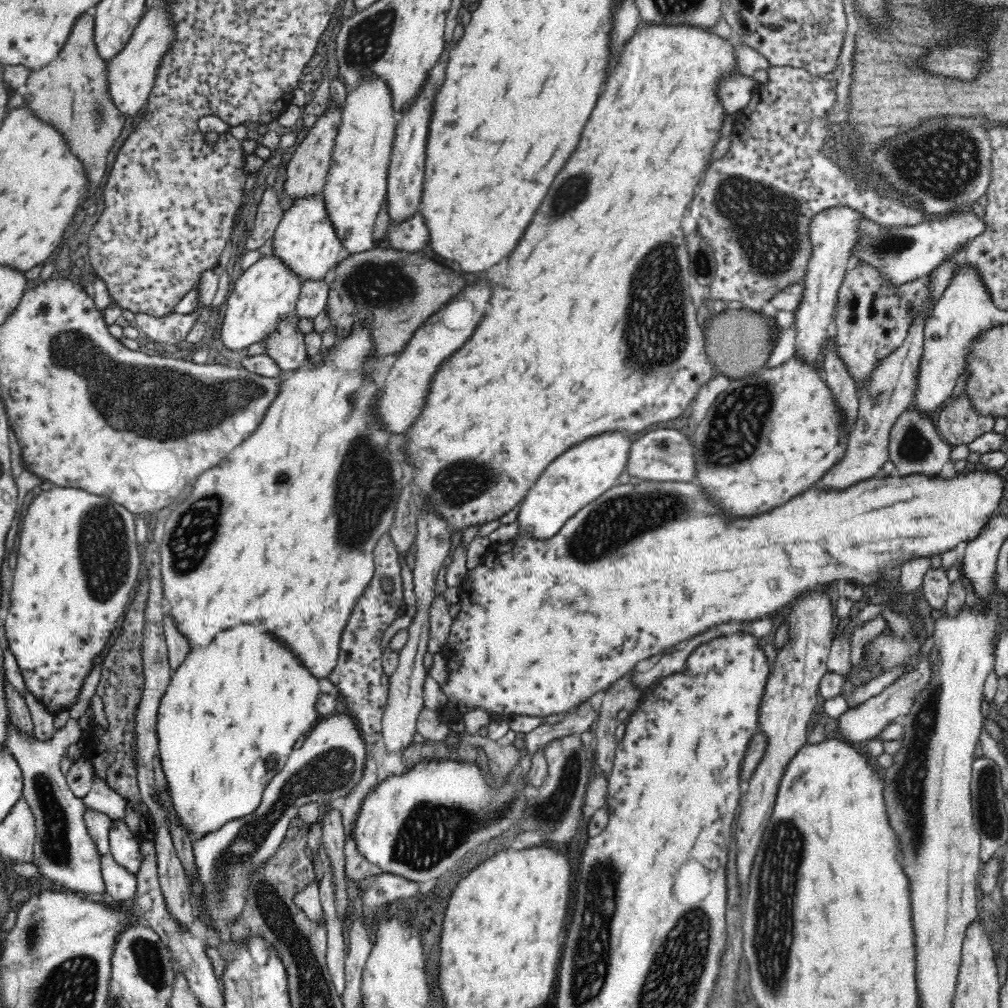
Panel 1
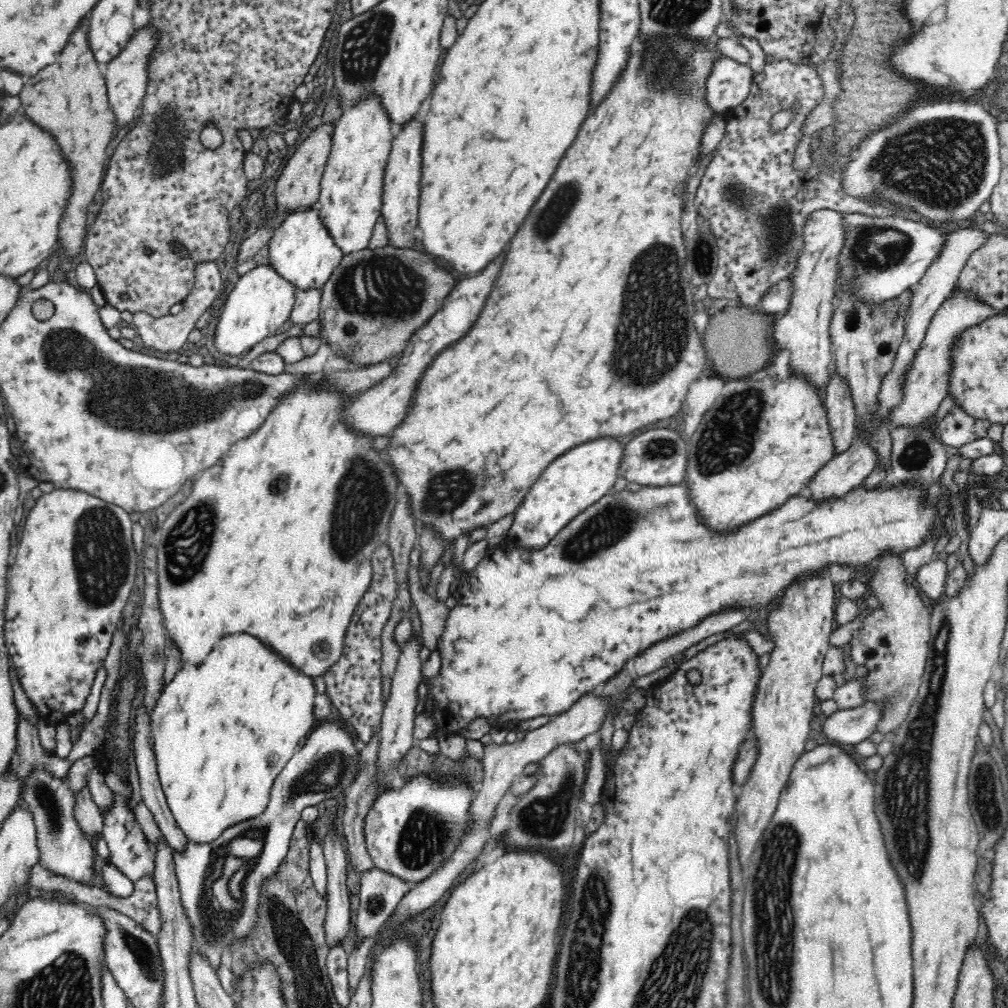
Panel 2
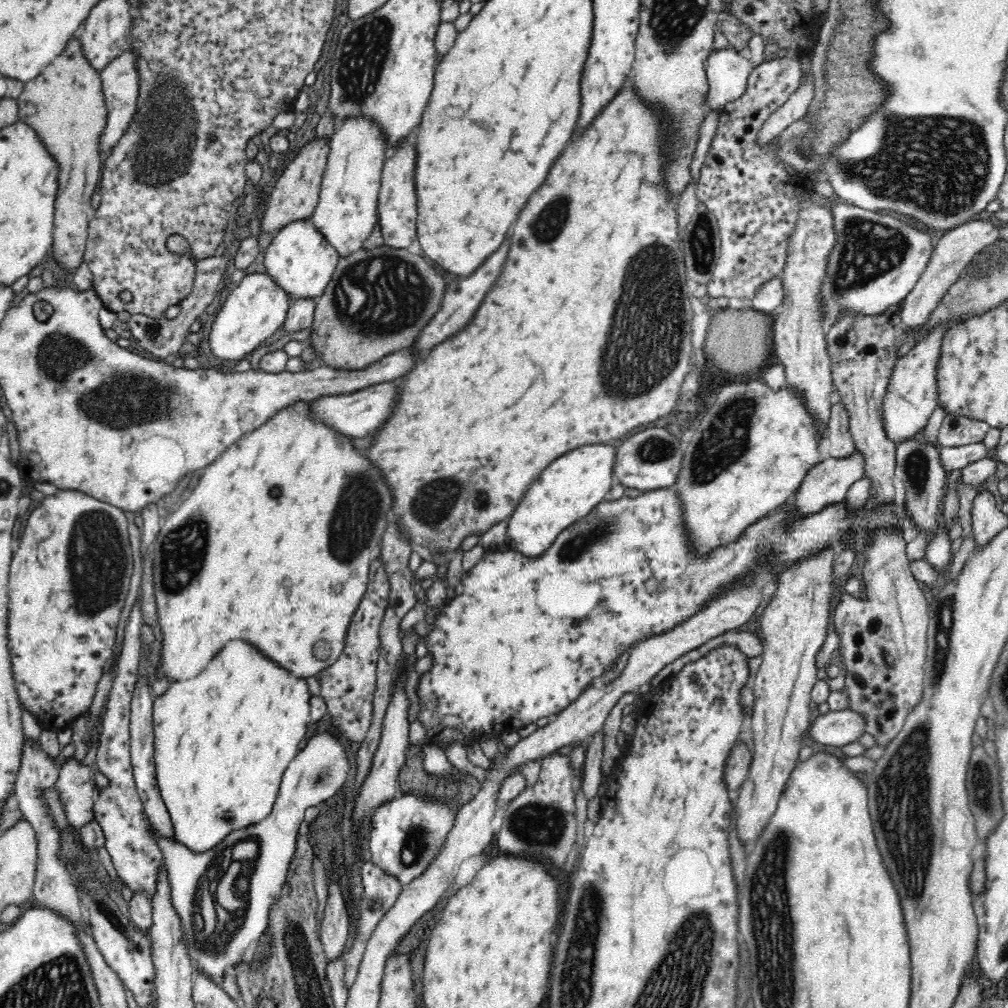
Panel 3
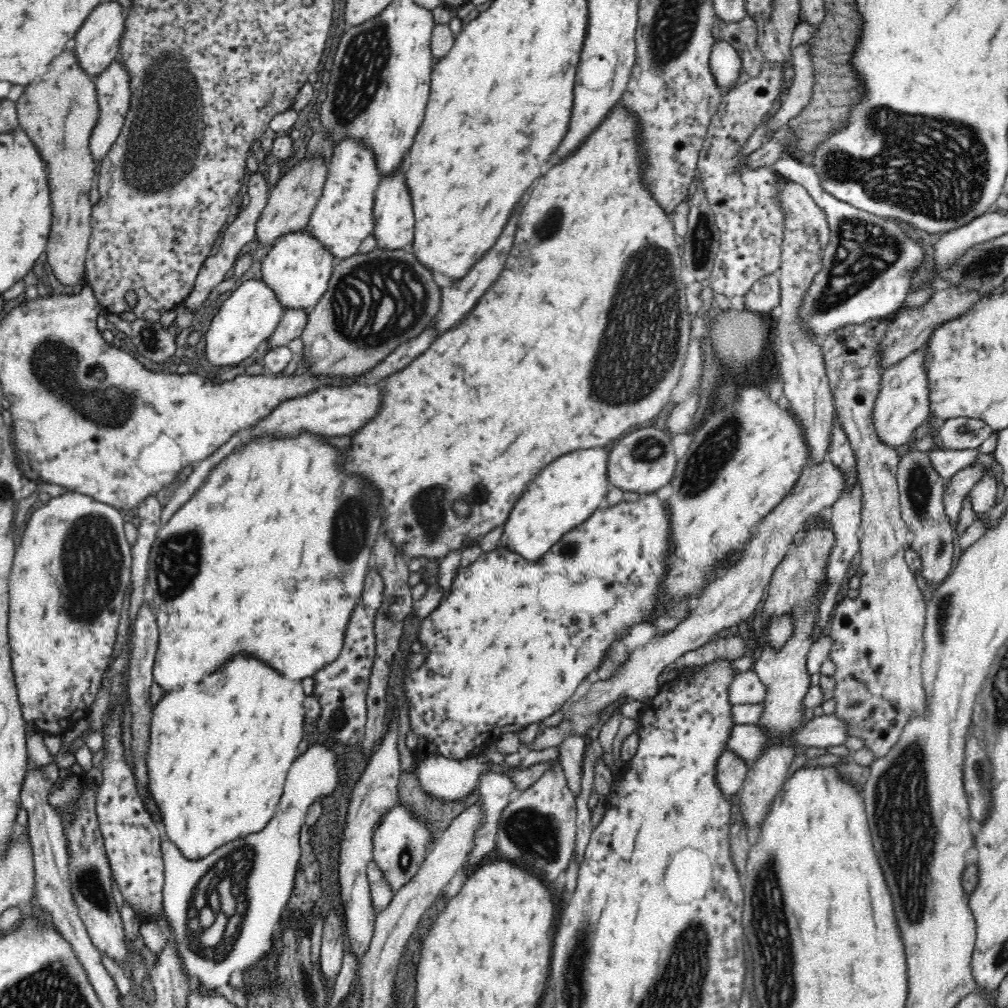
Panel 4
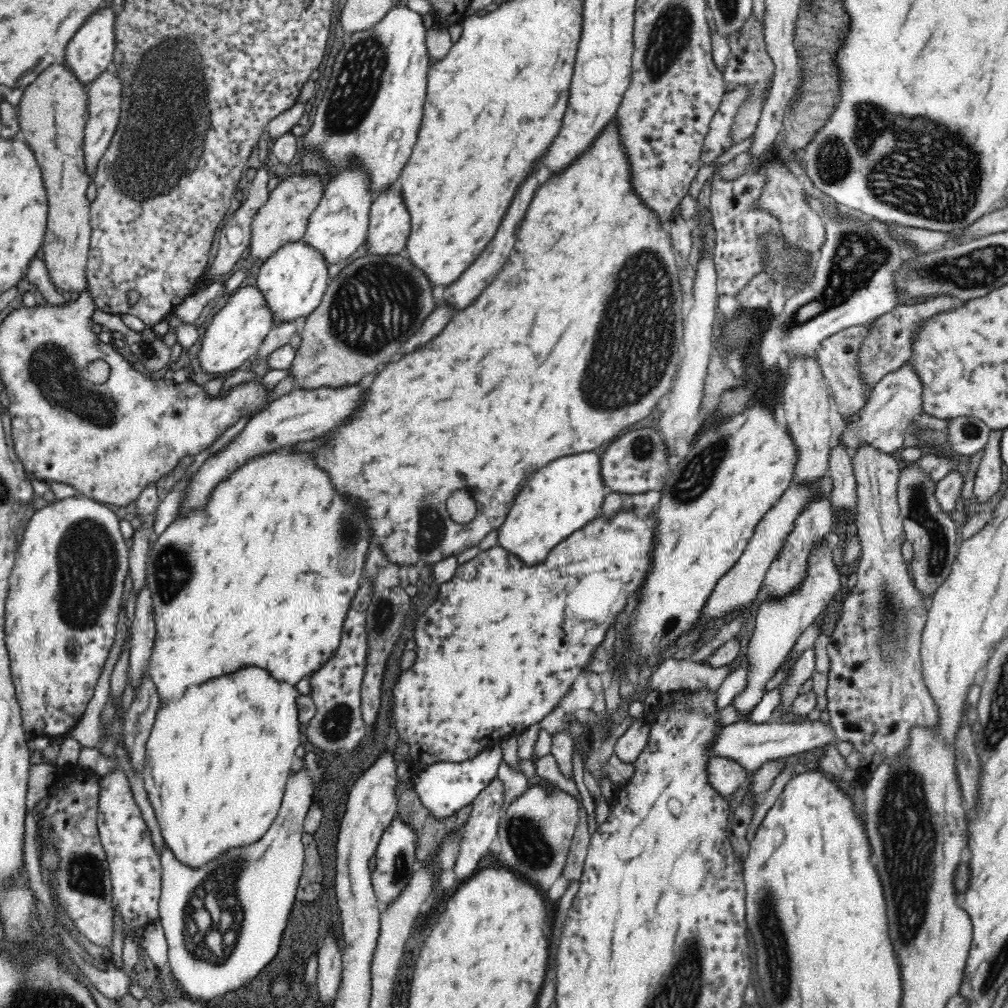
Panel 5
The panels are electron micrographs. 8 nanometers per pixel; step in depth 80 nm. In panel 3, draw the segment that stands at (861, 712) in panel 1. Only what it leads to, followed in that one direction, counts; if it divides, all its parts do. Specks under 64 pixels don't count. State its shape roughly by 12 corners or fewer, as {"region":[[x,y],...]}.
{"region":[[850,709],[817,716],[807,732],[814,742],[841,747],[865,734]]}

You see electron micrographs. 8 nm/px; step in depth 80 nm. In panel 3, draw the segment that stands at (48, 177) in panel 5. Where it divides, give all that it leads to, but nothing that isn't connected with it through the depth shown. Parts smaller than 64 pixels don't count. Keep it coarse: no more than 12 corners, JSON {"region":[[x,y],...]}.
{"region":[[77,35],[16,101],[58,163],[50,254],[85,262],[107,120]]}

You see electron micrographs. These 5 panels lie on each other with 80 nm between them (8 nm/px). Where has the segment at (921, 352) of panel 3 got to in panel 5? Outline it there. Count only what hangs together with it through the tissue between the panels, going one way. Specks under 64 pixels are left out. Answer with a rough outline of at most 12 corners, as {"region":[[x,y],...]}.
{"region":[[912,365],[886,374],[844,419],[840,445],[892,455],[923,414]]}

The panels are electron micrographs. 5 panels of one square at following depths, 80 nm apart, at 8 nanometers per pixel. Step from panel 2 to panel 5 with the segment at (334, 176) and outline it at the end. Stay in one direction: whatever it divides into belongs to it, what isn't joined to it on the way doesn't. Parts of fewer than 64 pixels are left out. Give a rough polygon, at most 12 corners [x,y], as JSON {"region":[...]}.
{"region":[[360,169],[329,180],[303,240],[326,265],[366,241],[374,197]]}

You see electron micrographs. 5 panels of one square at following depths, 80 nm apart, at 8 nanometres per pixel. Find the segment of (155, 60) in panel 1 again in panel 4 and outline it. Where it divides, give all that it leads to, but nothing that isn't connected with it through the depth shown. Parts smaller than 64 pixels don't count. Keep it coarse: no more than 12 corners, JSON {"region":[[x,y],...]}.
{"region":[[118,60],[94,78],[98,121],[88,140],[100,162],[130,106],[130,75]]}

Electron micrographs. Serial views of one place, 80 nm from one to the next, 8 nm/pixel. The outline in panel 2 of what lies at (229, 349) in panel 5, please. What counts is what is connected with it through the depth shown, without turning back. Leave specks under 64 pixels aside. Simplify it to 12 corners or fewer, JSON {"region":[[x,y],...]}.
{"region":[[272,265],[228,294],[214,346],[249,352],[289,321],[297,291]]}

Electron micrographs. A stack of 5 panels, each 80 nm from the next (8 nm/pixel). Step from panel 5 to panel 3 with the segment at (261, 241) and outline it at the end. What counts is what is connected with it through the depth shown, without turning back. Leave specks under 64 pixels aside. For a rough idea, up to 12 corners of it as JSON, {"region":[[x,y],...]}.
{"region":[[314,139],[278,178],[260,232],[310,219],[329,157]]}

